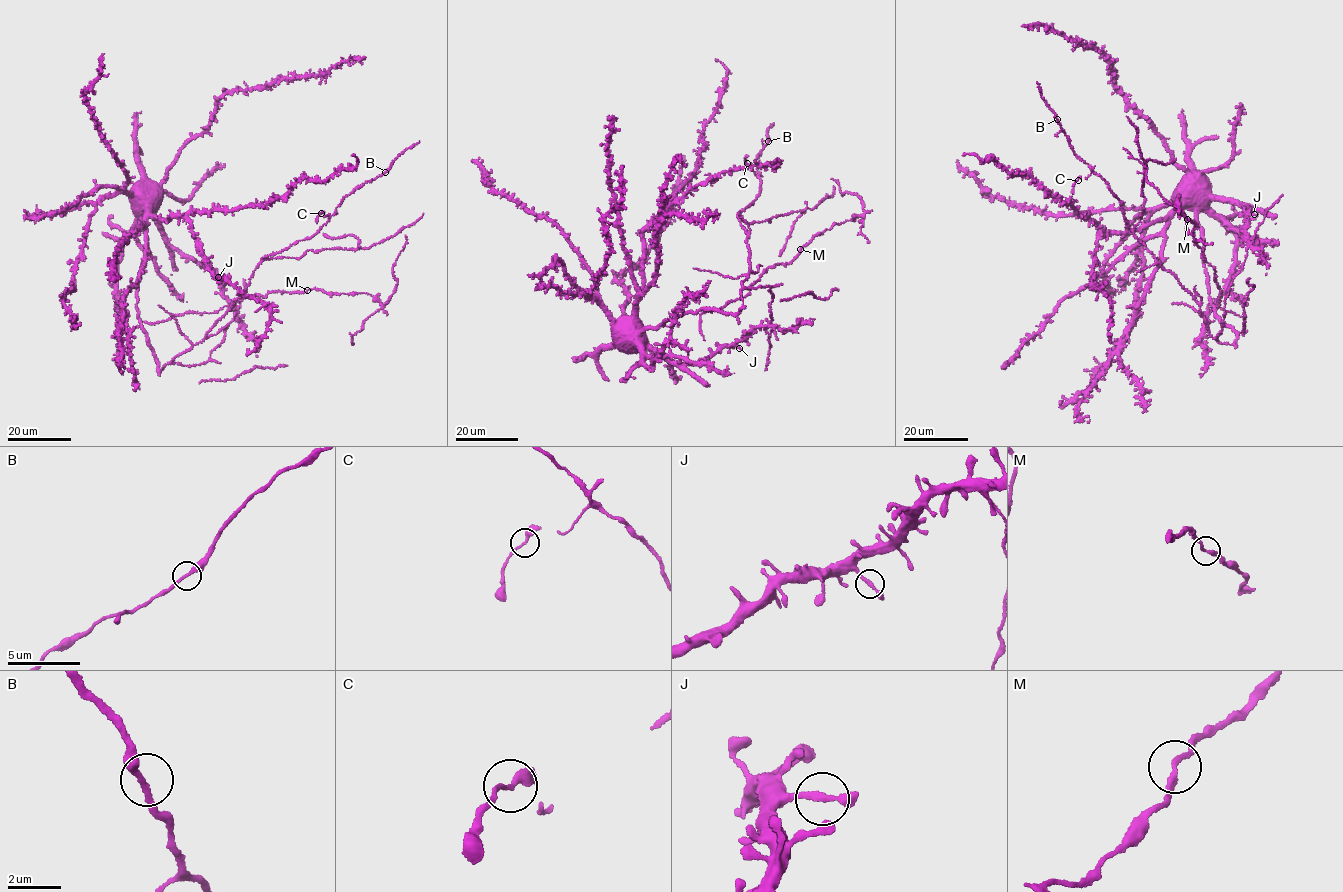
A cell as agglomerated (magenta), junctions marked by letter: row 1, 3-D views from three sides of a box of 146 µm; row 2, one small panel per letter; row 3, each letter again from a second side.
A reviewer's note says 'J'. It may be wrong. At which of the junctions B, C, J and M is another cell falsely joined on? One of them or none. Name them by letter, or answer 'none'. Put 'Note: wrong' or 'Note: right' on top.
Note: wrong
none

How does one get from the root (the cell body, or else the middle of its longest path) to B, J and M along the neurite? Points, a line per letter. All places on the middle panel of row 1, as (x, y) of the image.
B: (687, 313), (740, 311), (742, 282), (752, 271), (738, 214), (759, 194), (755, 159), (768, 141)
J: (687, 313), (641, 332), (646, 345), (682, 364), (693, 364), (724, 346), (739, 348)
M: (687, 313), (718, 310), (744, 297), (760, 275), (777, 264), (788, 264), (800, 249)

